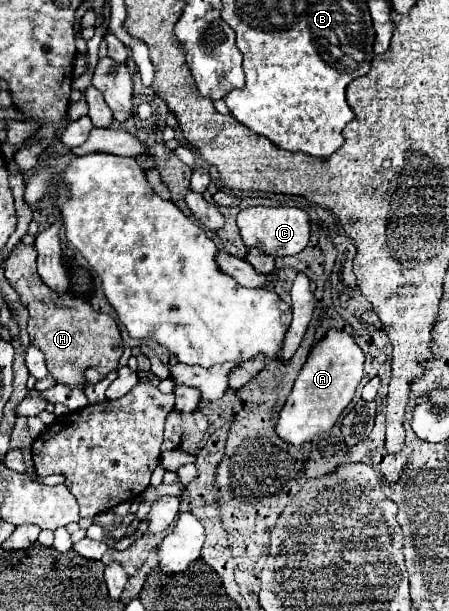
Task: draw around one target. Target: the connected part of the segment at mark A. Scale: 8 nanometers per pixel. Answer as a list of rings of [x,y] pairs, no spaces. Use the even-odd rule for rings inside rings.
[[[328,329],[324,339],[312,345],[310,355],[294,381],[292,393],[284,409],[280,411],[280,419],[276,425],[278,437],[300,447],[314,435],[330,431],[340,413],[348,407],[354,397],[354,391],[362,379],[362,365],[364,353],[356,345],[354,337],[338,329]]]

